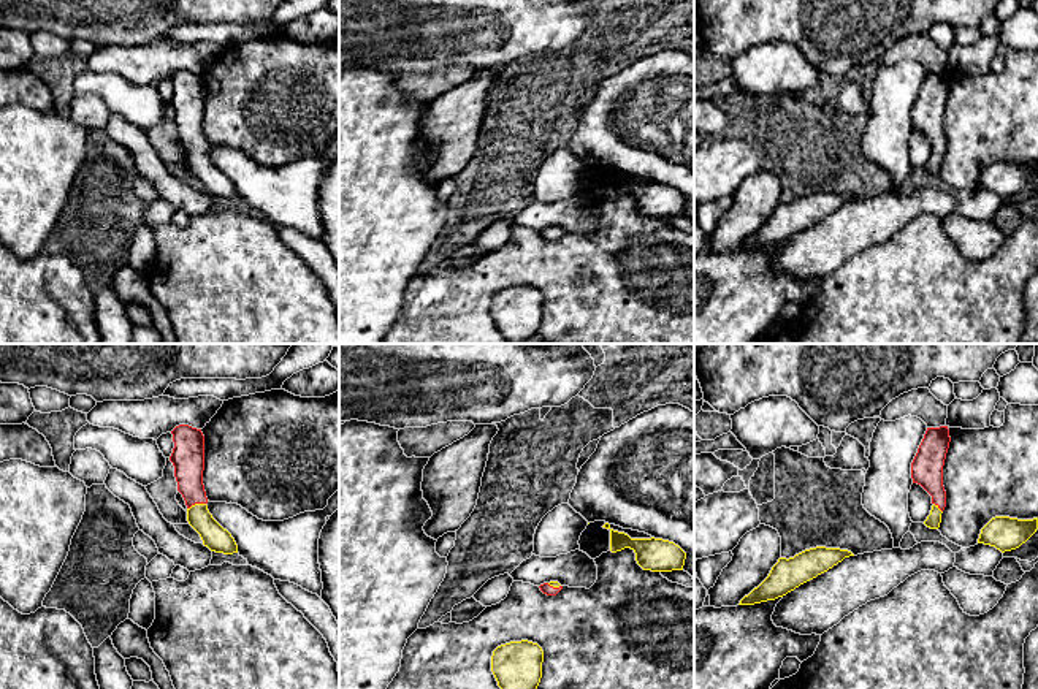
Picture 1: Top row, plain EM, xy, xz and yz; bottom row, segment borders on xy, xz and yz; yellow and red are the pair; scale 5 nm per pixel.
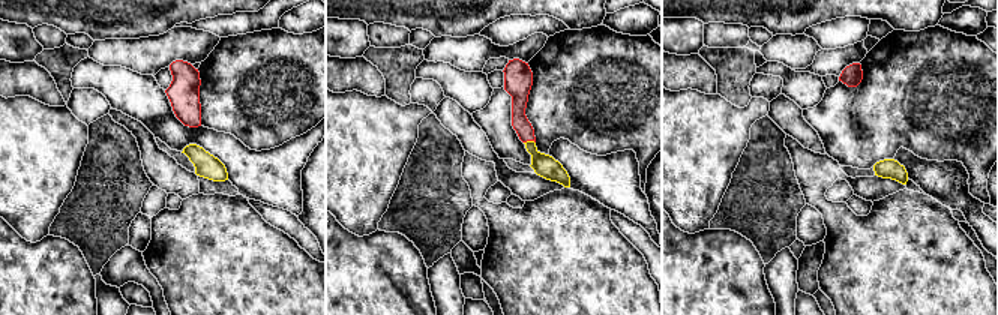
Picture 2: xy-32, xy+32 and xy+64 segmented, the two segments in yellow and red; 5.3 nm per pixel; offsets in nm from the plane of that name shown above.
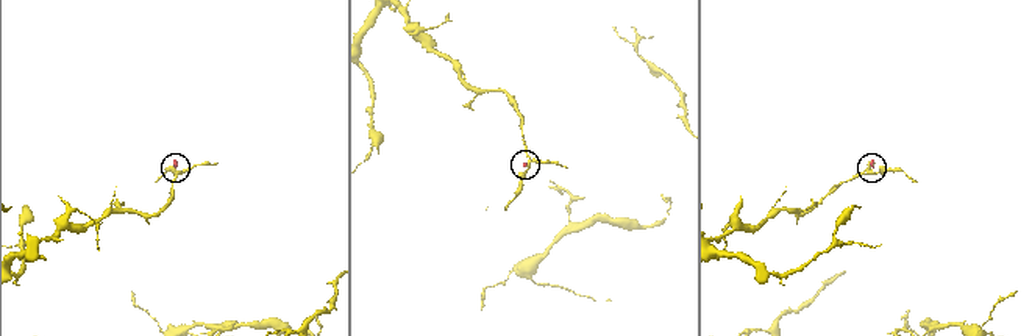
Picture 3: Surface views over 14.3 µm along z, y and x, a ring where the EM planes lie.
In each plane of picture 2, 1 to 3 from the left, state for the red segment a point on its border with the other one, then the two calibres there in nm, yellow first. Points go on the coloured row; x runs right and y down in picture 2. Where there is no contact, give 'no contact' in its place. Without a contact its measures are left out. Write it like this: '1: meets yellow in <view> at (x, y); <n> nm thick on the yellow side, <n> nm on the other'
1: no contact
2: meets yellow in xy+32 at (529, 141); 120 nm thick on the yellow side, 100 nm on the other
3: no contact

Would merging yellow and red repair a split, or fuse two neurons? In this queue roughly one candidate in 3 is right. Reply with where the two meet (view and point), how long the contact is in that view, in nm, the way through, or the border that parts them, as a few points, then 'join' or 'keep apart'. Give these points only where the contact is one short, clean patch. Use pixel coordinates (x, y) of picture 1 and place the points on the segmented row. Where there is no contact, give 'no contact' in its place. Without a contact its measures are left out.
xy (195, 504) | 100 nm | across xy (217, 539), (198, 517), (195, 504), (187, 456) | join

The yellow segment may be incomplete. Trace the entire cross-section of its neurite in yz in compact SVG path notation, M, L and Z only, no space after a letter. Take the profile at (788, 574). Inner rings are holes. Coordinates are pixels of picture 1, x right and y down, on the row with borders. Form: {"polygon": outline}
{"polygon": "M816 546L789 559L780 558L769 577L745 596L738 605L754 605L783 597L849 556L854 554L848 550Z"}

